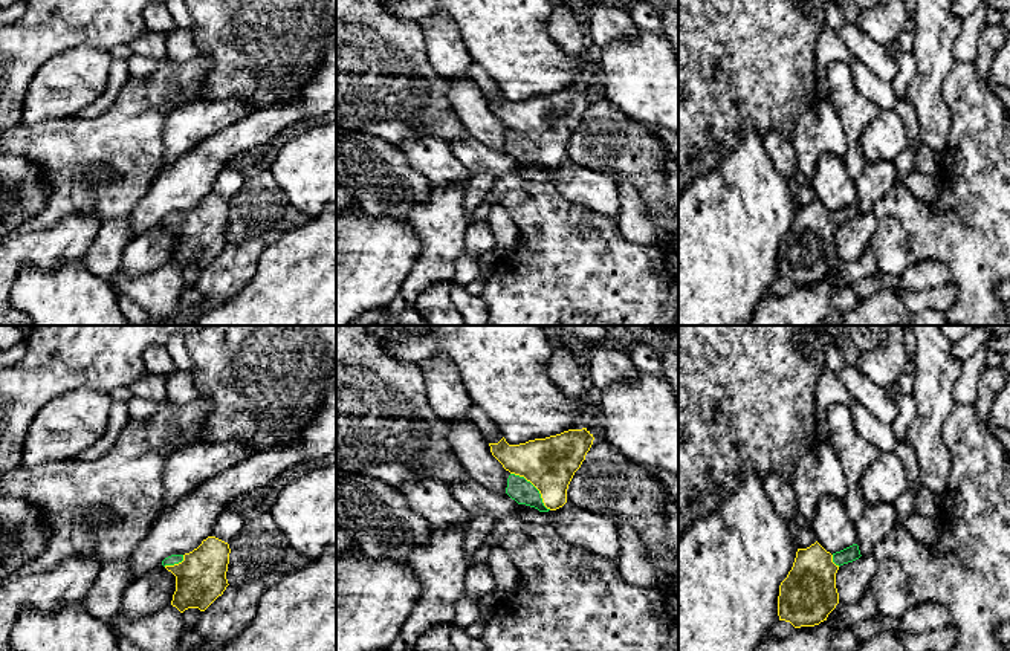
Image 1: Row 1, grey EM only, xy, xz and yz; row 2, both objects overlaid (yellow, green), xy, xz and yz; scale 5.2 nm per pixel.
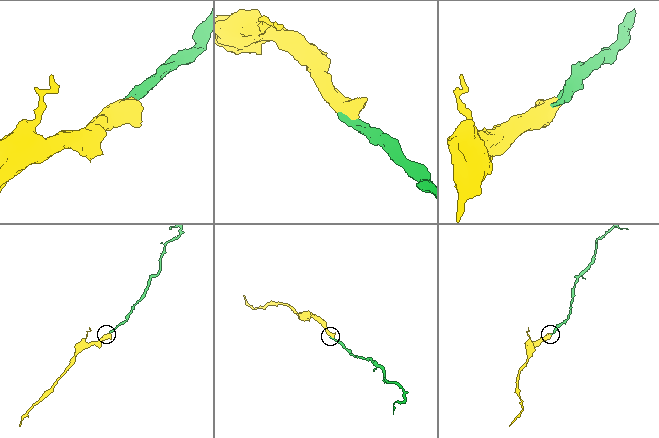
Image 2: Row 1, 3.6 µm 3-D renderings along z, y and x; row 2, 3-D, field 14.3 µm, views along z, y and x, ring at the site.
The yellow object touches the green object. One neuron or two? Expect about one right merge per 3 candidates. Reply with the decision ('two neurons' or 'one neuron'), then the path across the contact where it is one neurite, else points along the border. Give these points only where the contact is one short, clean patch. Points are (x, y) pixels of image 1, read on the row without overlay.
one neuron; way xz (549, 121), (540, 130), (535, 144), (518, 145)

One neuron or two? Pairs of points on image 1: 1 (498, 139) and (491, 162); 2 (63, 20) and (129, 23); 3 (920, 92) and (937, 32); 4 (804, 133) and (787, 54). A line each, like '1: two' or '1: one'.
1: two
2: one
3: one
4: two

